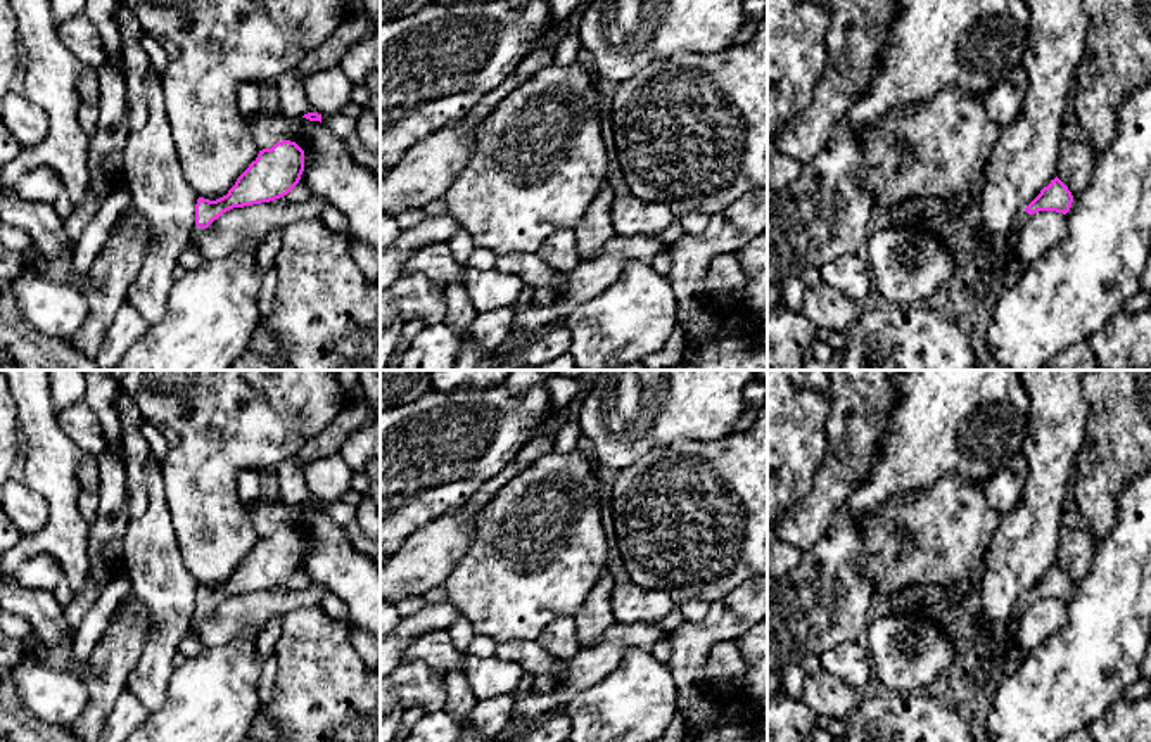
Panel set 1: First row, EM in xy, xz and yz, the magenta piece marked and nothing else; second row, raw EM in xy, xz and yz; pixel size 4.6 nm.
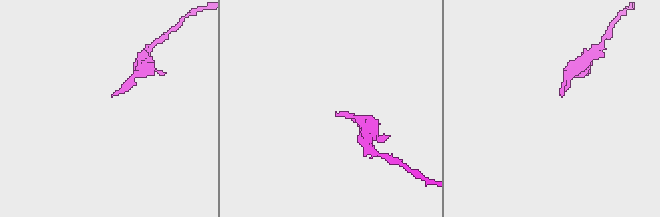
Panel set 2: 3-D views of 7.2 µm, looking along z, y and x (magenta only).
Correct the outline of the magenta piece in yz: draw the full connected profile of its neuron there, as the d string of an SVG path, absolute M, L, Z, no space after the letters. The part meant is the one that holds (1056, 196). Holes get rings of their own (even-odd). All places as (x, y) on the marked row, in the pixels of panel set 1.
M1058 176L1051 180L1051 183L1044 187L1040 194L1014 220L1014 230L1006 242L1008 253L1011 256L1018 254L1021 227L1025 225L1030 214L1039 211L1056 211L1066 214L1072 208L1072 202L1073 195L1068 187Z

